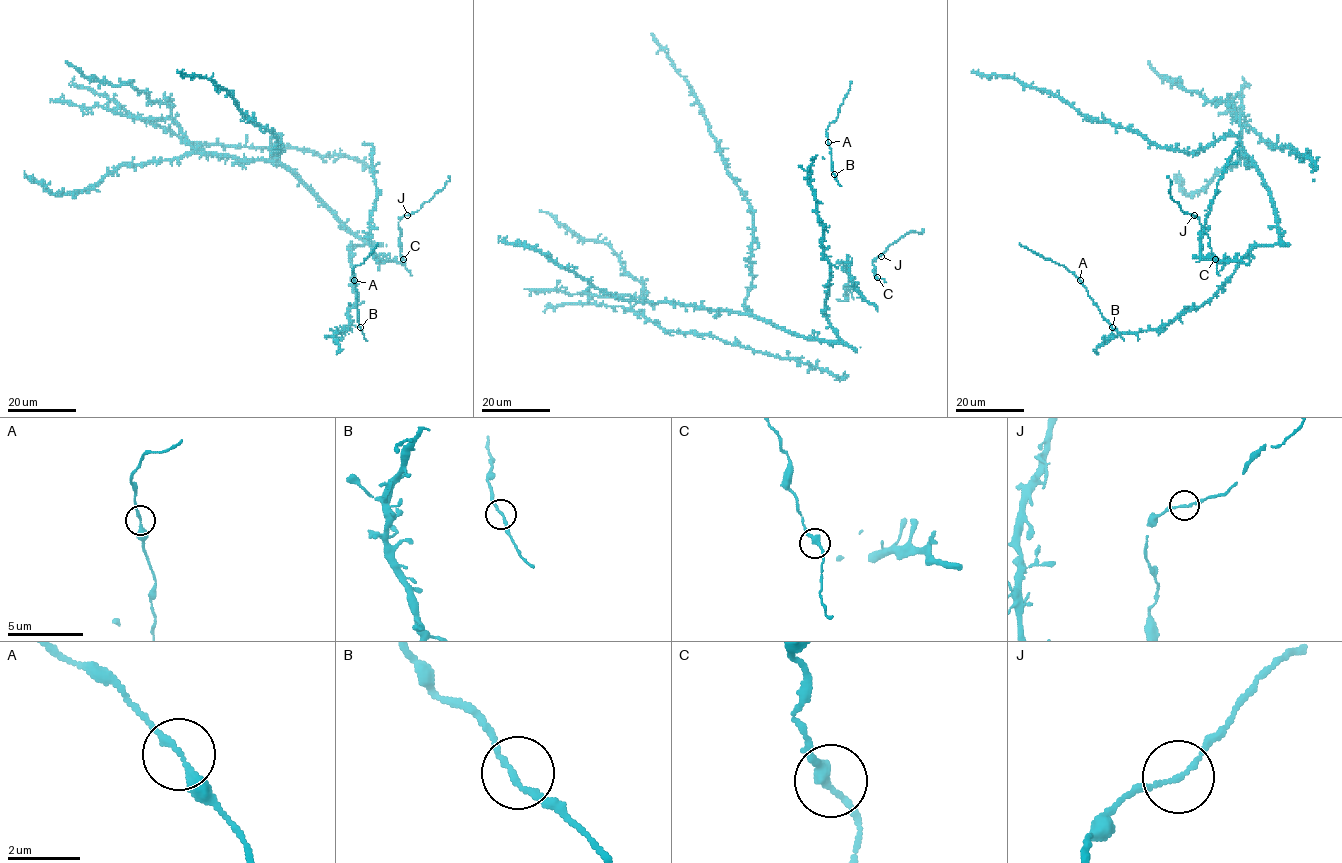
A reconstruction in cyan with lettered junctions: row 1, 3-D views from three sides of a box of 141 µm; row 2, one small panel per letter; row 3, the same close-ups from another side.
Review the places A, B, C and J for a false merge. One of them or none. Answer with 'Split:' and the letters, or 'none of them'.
Split: none of them

